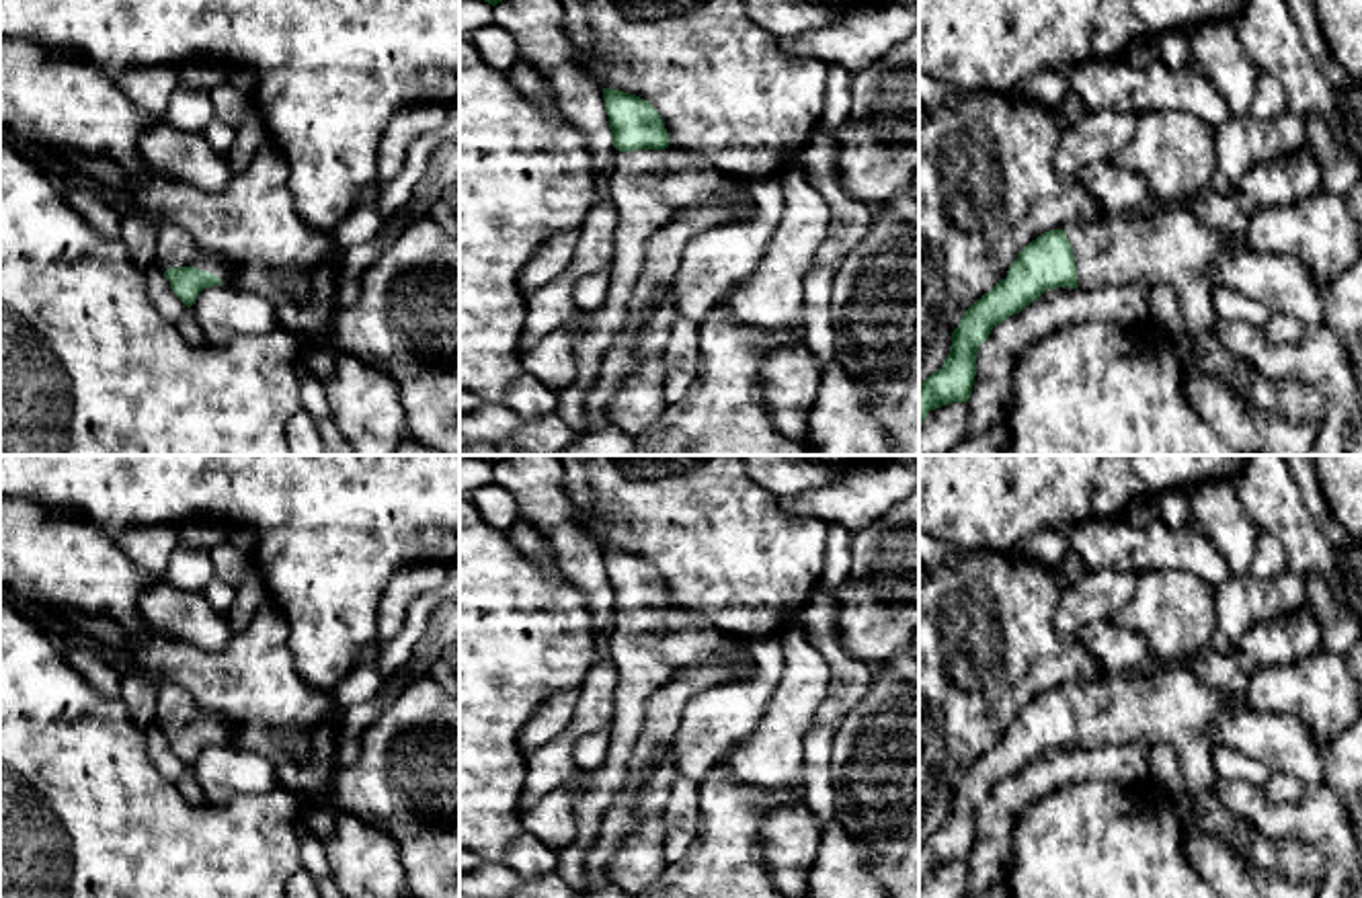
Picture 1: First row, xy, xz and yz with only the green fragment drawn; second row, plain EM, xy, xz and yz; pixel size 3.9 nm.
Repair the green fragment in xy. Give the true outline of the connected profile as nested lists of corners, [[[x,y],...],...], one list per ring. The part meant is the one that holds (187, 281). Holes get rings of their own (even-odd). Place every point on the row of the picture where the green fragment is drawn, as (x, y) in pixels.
[[[172,223],[158,226],[160,264],[170,289],[191,308],[205,287],[230,285],[234,258],[203,250],[191,236]]]

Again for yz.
[[[1186,203],[1161,207],[1153,217],[1104,215],[1095,223],[1044,232],[1024,246],[1007,277],[964,312],[952,332],[944,365],[919,383],[919,428],[929,410],[968,402],[978,346],[997,324],[1019,314],[1046,289],[1171,285],[1181,308],[1181,328],[1173,340],[1184,371],[1194,371],[1196,340],[1200,336],[1218,340],[1218,318],[1206,273],[1225,254],[1245,250],[1247,244],[1239,246],[1229,236],[1206,228]]]

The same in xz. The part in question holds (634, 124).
[[[603,88],[603,100],[615,148],[609,191],[617,209],[617,234],[605,301],[593,312],[572,316],[578,328],[578,373],[572,385],[558,392],[556,416],[574,433],[585,428],[585,396],[624,326],[648,240],[681,209],[712,197],[730,197],[740,180],[695,154],[673,150],[665,123],[648,100],[613,88]]]

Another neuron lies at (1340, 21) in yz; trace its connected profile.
[[[1315,0],[1333,59],[1362,80],[1362,0]]]

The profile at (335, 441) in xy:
[[[322,418],[318,422],[318,433],[324,443],[322,455],[355,455],[347,437],[338,431],[332,418]]]

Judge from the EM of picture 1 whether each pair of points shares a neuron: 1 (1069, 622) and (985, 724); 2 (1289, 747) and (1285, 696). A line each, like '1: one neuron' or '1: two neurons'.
1: two neurons
2: two neurons

